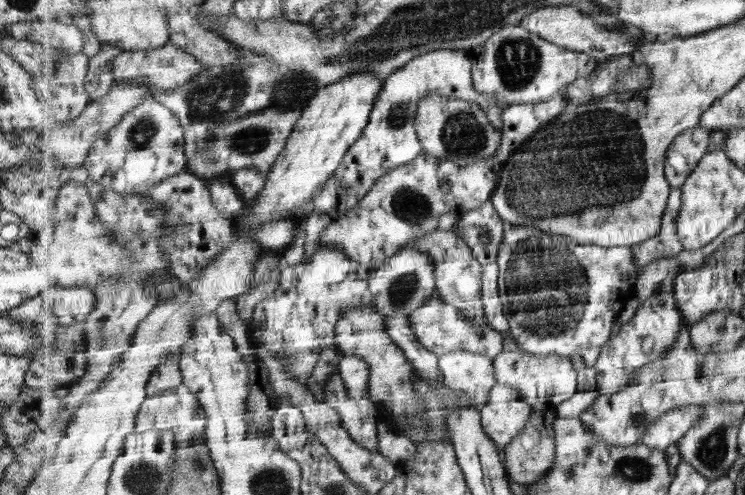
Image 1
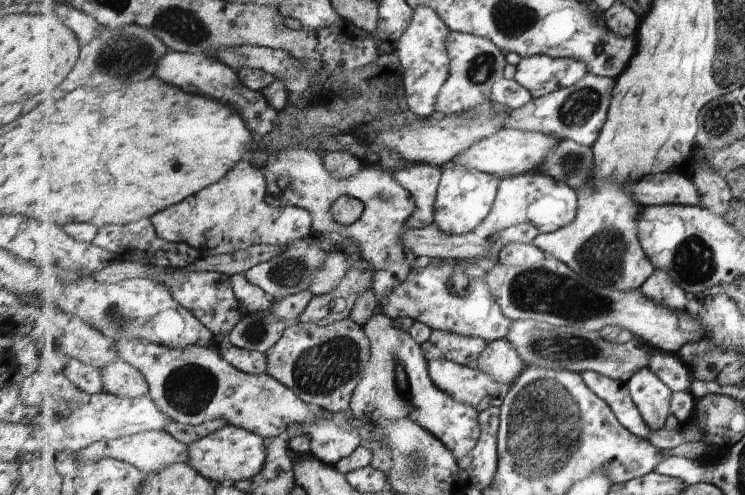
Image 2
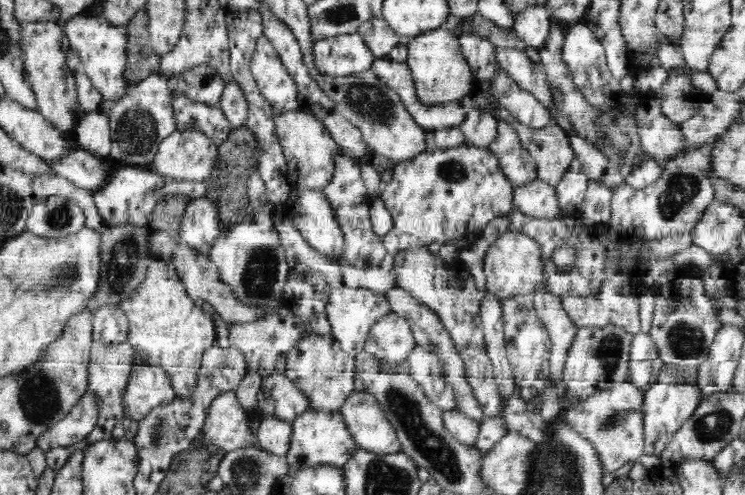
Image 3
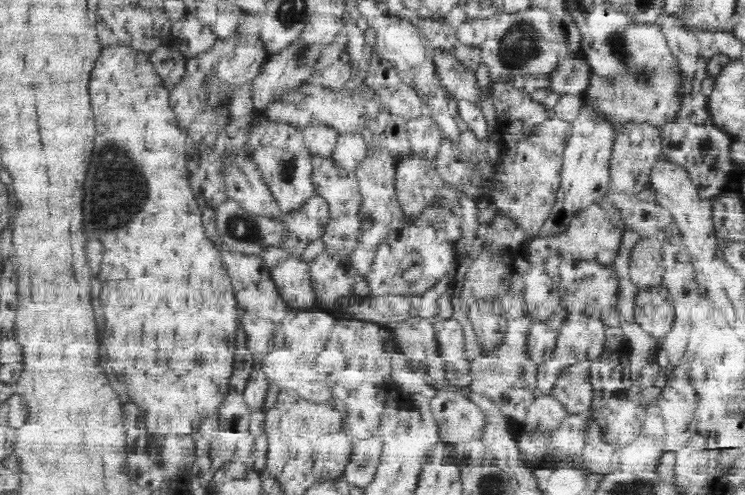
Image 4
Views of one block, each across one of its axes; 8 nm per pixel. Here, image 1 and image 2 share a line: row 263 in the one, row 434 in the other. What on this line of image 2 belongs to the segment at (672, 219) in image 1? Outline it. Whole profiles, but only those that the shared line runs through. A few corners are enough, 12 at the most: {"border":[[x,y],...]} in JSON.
{"border":[[596,371],[582,378],[609,404],[625,428],[649,440],[655,431],[642,418],[628,382]]}

